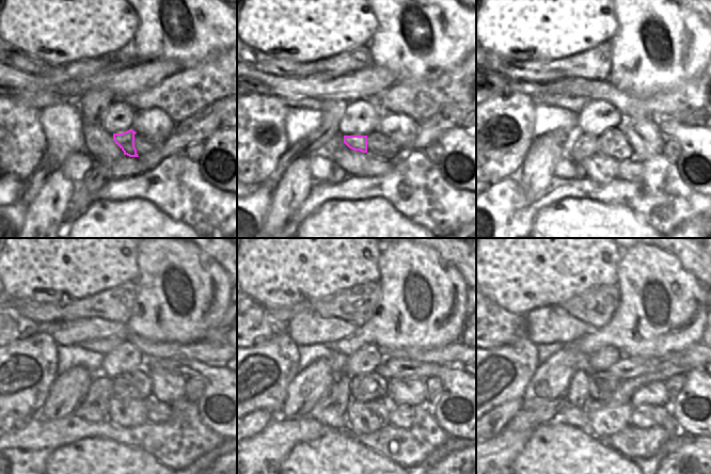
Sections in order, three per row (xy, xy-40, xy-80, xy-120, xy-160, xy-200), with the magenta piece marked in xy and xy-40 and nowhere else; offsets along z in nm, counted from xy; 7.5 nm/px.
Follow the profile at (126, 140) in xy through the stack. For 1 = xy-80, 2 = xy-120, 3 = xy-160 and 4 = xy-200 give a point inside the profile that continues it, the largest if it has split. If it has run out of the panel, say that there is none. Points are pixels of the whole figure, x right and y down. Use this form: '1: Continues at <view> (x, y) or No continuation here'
1: Continues at xy-80 (582, 145)
2: Continues at xy-120 (101, 386)
3: Continues at xy-160 (329, 396)
4: Continues at xy-200 (523, 421).

